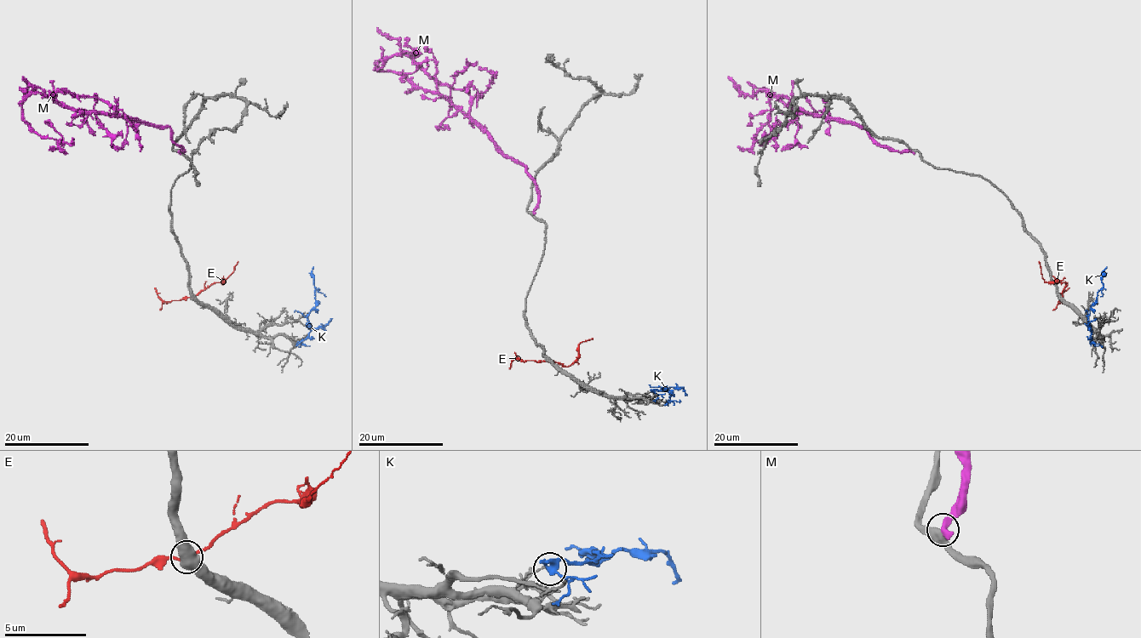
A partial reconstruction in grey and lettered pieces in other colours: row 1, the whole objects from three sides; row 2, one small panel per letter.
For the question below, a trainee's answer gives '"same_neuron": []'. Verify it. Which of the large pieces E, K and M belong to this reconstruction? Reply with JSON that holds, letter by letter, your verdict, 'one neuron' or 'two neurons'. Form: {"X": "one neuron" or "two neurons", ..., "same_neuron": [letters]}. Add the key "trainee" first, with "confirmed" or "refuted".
{"trainee": "confirmed", "E": "two neurons", "K": "two neurons", "M": "two neurons", "same_neuron": []}

